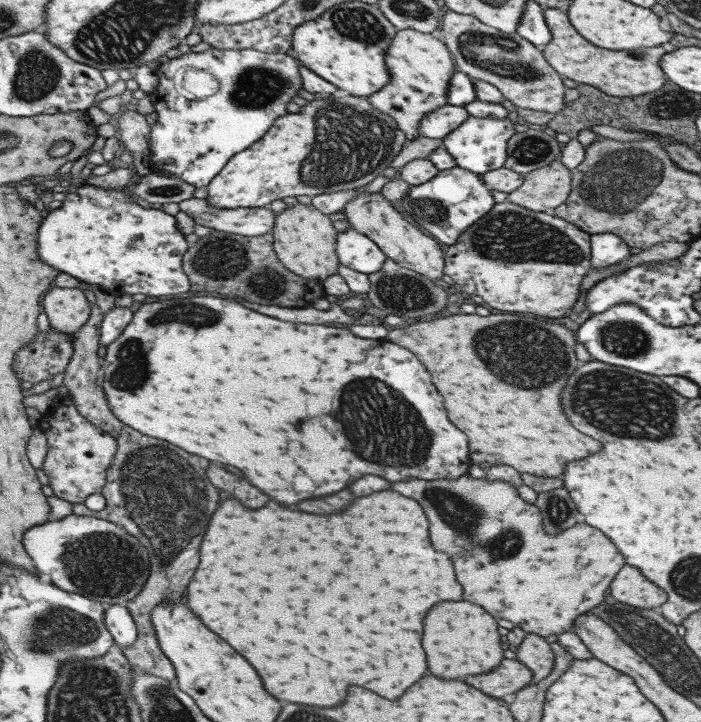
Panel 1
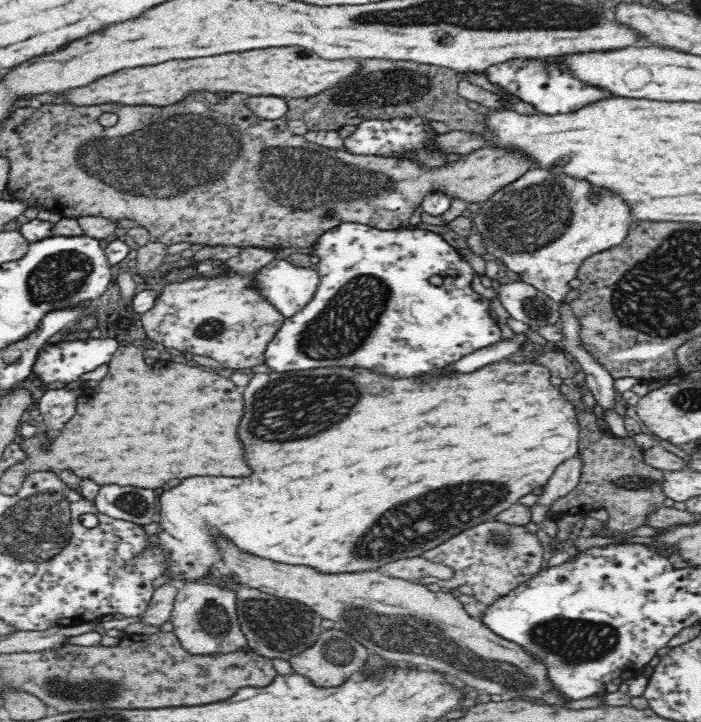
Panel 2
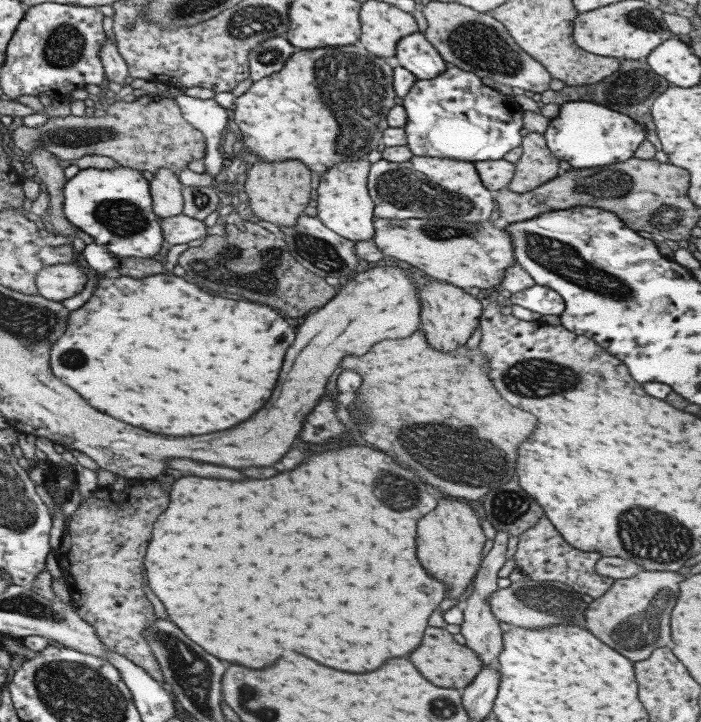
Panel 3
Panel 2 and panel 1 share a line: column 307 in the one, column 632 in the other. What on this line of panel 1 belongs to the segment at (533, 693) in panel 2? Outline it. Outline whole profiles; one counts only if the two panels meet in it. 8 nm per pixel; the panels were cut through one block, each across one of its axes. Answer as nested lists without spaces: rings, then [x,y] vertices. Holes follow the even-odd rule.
[[[622,566],[611,580],[607,595],[633,608],[657,610],[665,602],[665,592],[653,586],[637,568]]]

